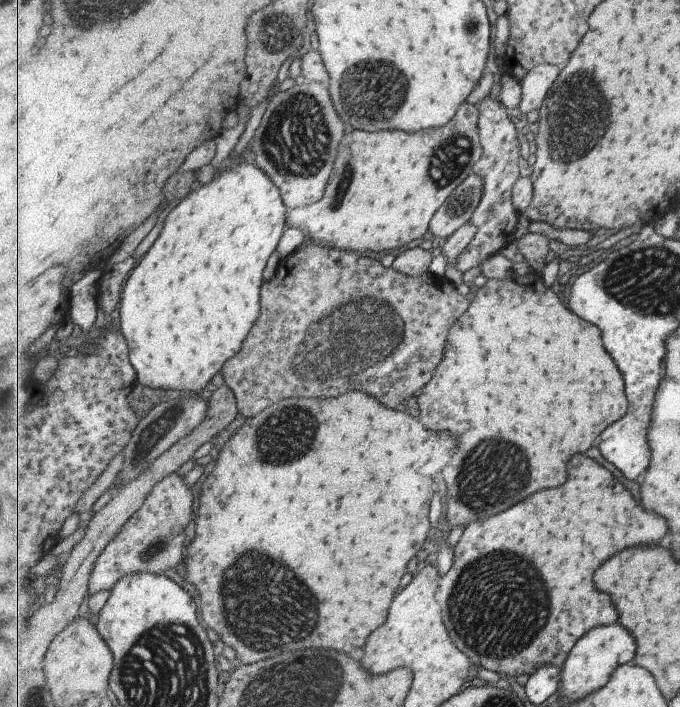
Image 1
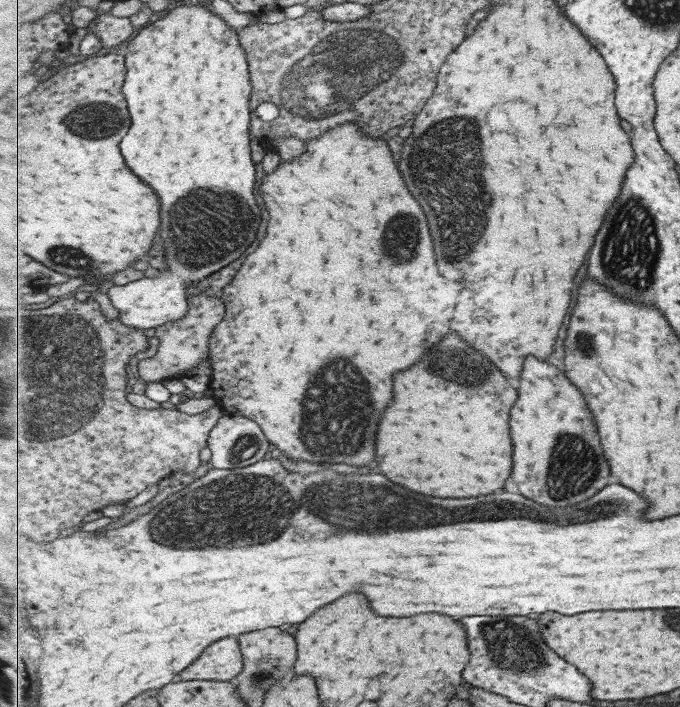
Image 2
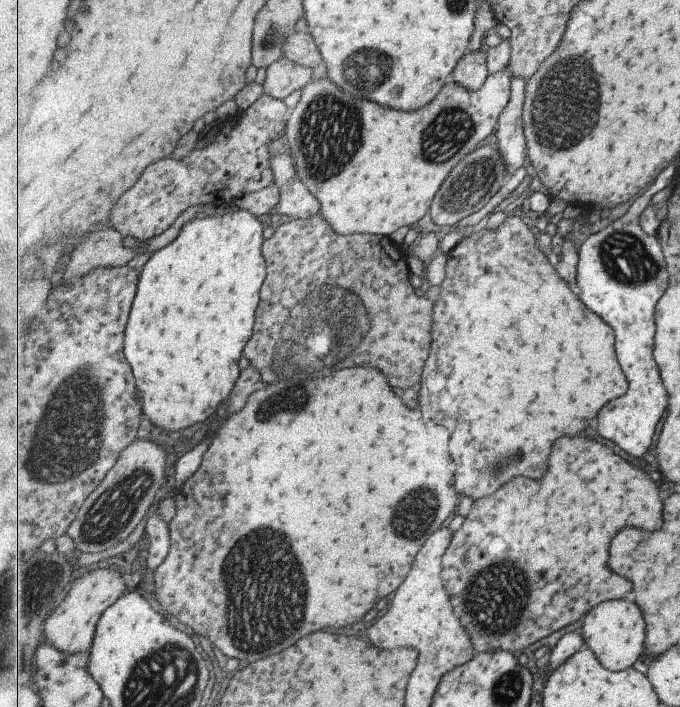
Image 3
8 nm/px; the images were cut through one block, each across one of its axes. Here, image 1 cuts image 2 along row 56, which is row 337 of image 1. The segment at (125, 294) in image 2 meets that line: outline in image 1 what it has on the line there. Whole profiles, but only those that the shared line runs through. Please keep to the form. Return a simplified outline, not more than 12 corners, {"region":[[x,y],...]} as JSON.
{"region":[[231,164],[126,279],[138,384],[203,391],[262,314],[289,210]]}

